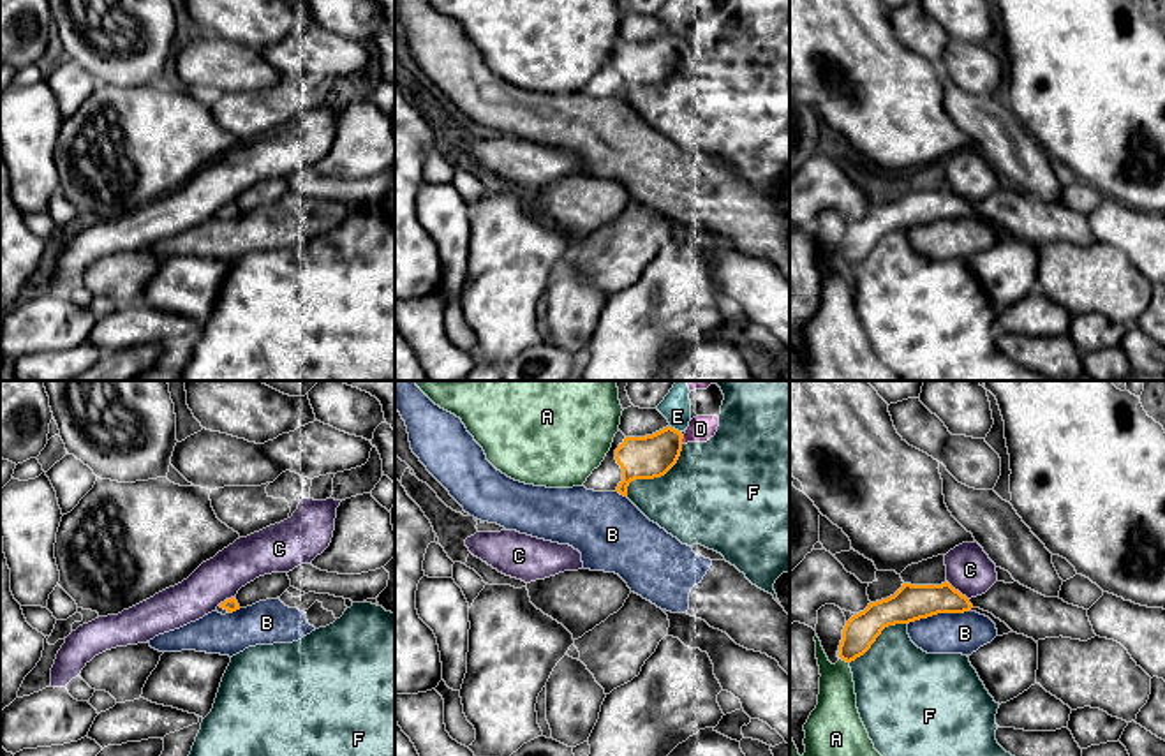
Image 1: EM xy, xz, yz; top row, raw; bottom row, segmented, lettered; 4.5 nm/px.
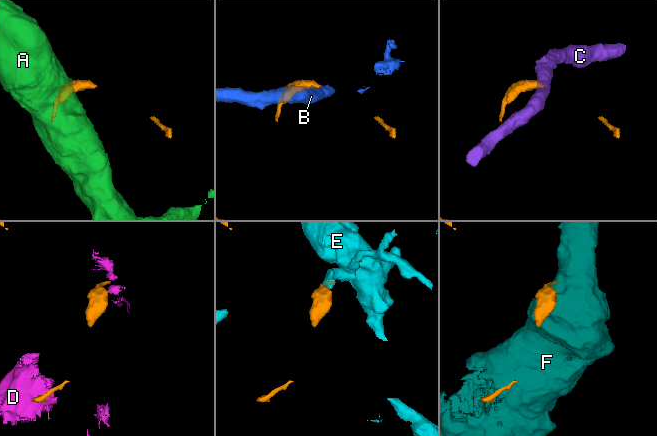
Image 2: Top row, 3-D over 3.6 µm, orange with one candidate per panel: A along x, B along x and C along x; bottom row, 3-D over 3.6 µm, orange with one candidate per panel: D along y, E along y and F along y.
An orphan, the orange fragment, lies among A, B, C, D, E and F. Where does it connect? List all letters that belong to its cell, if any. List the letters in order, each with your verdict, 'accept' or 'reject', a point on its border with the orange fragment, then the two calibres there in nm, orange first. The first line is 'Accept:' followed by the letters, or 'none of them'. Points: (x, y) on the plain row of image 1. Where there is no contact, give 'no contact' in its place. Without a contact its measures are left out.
Accept: none of them
A: reject | yz (841, 263) | 160/190 nm
B: reject | yz (938, 217) | 170/190 nm
C: reject | yz (957, 196) | 170/200 nm
D: reject | xz (682, 43) | 200/120 nm
E: reject | xz (674, 34) | 200/130 nm
F: reject | xz (654, 81) | 200/420 nm

